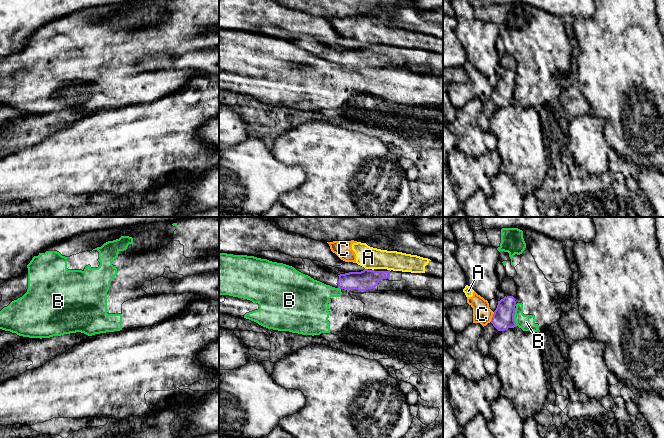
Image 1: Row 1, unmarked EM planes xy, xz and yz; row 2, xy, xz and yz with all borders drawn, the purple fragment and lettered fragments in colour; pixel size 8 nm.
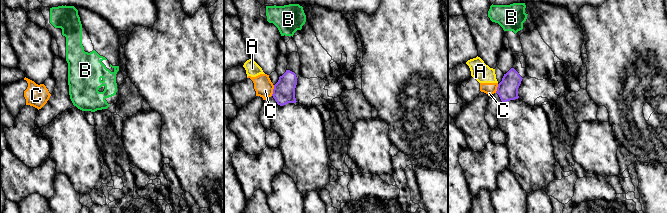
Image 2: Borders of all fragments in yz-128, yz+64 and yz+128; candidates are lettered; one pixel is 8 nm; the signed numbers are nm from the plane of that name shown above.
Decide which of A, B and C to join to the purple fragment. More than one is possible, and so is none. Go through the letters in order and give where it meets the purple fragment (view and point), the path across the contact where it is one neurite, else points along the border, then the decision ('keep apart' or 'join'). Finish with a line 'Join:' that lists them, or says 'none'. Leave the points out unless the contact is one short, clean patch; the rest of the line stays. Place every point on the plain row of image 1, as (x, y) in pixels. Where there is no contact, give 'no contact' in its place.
A: contact xz (366, 45); border xz (365, 44), (367, 45); keep apart
B: contact yz (513, 93); keep apart
C: contact yz (492, 93); border yz (494, 88), (490, 97); keep apart
Join: none

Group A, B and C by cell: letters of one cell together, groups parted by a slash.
A C / B

